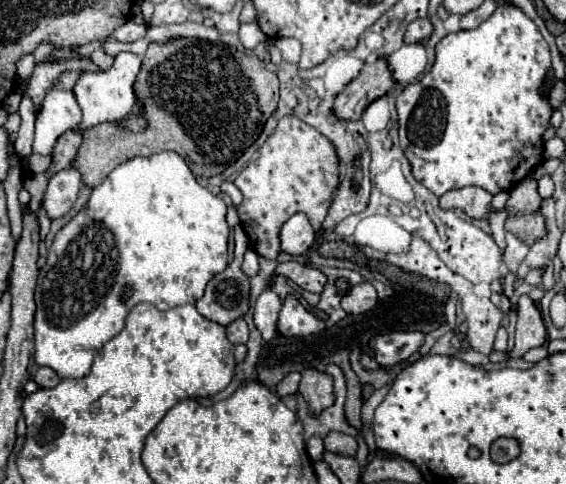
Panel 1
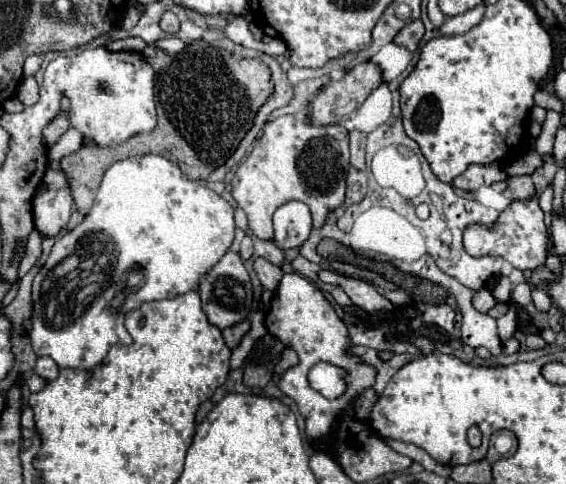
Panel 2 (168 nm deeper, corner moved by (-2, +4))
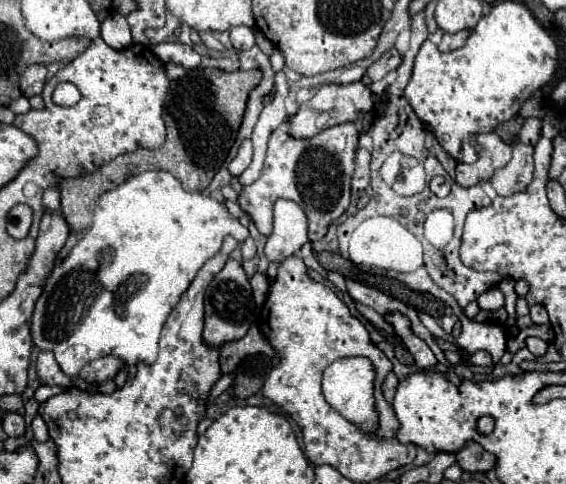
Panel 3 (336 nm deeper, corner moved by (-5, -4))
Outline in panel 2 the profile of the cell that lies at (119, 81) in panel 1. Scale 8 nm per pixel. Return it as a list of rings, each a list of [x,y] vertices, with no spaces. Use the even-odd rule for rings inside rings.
[[[71,127],[71,129],[57,141],[57,145],[49,151],[49,165],[51,165],[53,169],[59,169],[59,159],[65,157],[65,155],[69,155],[69,153],[75,153],[75,151],[81,147],[81,143],[83,143],[81,139],[83,139],[81,133]]]

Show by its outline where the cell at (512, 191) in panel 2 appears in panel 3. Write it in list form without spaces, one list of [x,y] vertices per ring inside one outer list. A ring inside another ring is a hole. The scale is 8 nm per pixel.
[[[518,143],[514,147],[512,159],[502,169],[498,169],[498,173],[494,173],[494,177],[490,179],[498,195],[512,195],[526,189],[526,185],[532,181],[534,171],[532,153],[534,153],[532,145]]]

